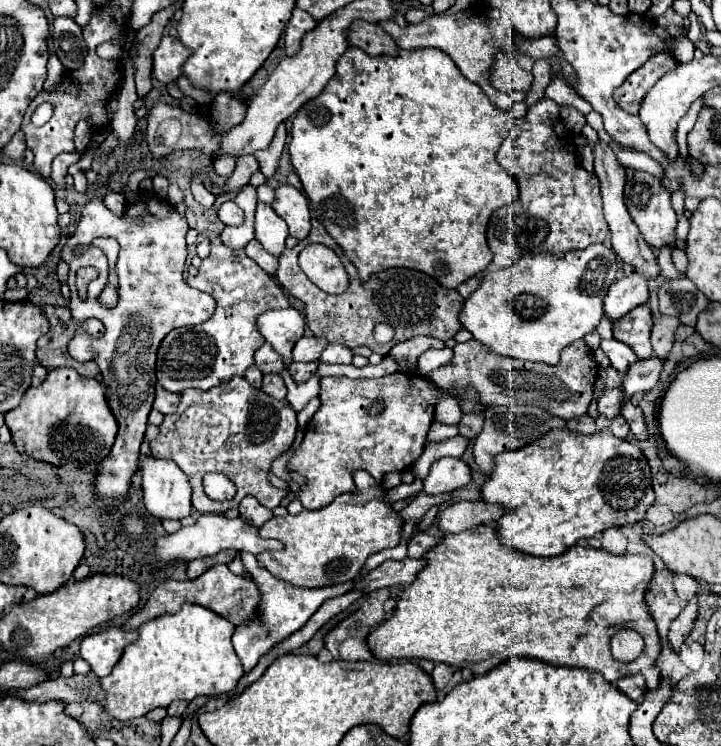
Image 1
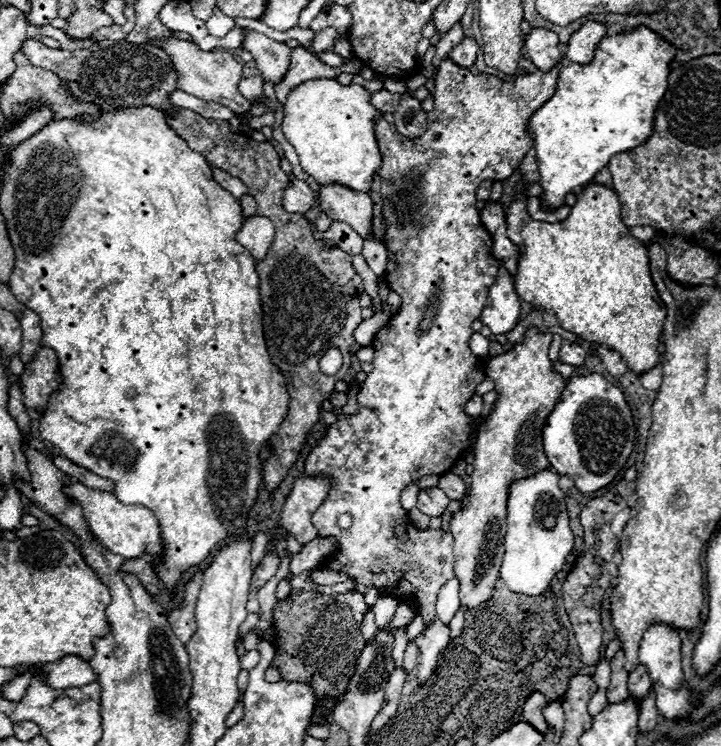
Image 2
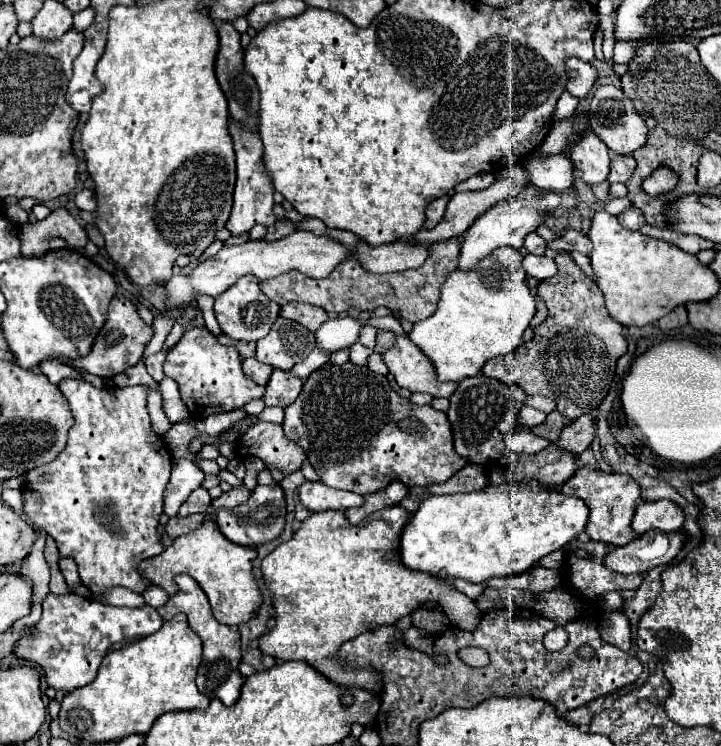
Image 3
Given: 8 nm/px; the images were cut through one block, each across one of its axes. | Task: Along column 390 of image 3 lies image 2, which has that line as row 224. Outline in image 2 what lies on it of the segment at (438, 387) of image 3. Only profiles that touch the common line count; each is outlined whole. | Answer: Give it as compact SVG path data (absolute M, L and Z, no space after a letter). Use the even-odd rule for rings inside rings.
M338 184L320 186L320 206L334 222L346 222L360 238L374 232L372 198L362 192L348 190Z

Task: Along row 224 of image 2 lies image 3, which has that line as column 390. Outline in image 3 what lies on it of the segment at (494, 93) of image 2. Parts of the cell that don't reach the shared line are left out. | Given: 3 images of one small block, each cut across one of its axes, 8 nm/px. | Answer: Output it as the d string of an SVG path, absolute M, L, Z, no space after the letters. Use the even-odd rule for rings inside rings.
M352 362L342 366L322 366L306 378L300 396L286 406L284 412L286 420L282 422L282 428L286 436L304 448L308 462L318 472L320 480L330 488L348 490L362 496L380 492L394 480L400 480L410 488L424 488L448 480L468 464L468 460L460 458L454 450L452 430L444 412L438 412L432 406L414 406L410 400L400 398L390 388L386 376L368 370L368 366L356 366Z

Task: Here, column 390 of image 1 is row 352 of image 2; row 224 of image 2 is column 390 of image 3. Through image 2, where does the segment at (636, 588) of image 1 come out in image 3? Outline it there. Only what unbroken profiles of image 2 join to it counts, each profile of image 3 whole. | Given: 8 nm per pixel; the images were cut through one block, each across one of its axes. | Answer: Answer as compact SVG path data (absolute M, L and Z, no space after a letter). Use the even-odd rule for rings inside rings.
M402 506L382 508L368 518L364 518L358 526L352 526L342 510L328 510L328 512L314 512L306 518L294 536L280 544L274 552L270 552L262 560L264 582L270 588L274 610L276 610L276 626L266 632L258 644L262 654L270 654L278 660L304 660L328 680L340 686L362 686L370 692L382 692L382 676L376 670L350 670L340 662L338 650L350 638L356 638L374 626L390 626L396 624L400 618L412 614L416 608L424 606L426 602L436 602L442 606L450 622L460 630L476 630L480 624L480 610L474 608L474 600L466 594L458 592L452 584L432 578L430 574L420 574L408 570L398 556L398 544L404 524L408 522L410 514Z

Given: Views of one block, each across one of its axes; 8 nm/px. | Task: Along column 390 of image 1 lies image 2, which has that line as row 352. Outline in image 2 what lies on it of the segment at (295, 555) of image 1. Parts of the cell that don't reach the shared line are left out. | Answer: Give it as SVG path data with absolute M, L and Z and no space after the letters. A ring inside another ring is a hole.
M530 328L522 344L514 346L506 354L486 360L486 374L494 380L498 398L490 416L478 430L478 440L474 444L472 492L468 496L468 504L450 518L456 558L454 572L460 582L460 604L468 610L488 602L494 594L494 584L504 558L506 508L512 480L522 480L550 468L542 448L542 428L566 386L566 378L552 372L552 362L548 358L550 342L552 334L542 334L538 328Z

